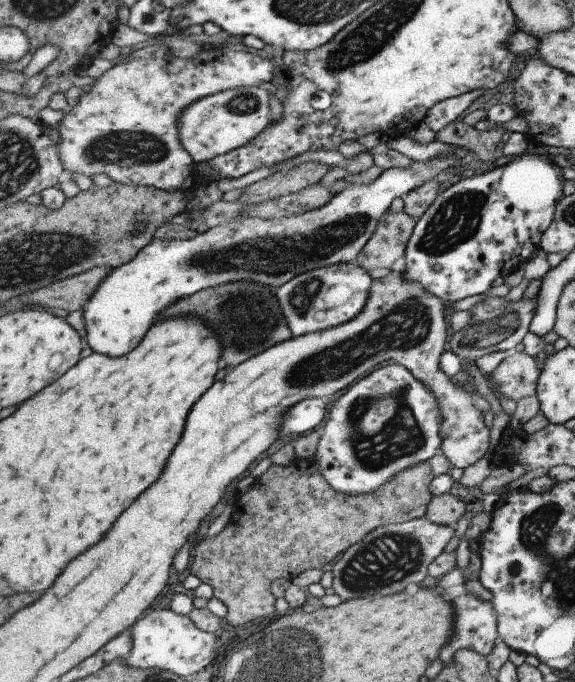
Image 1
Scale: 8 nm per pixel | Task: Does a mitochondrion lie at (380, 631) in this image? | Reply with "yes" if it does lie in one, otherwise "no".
no

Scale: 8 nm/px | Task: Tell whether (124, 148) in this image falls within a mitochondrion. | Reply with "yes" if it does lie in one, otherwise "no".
yes

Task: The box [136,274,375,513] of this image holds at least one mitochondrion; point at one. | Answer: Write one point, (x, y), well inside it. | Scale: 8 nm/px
(252, 319)

